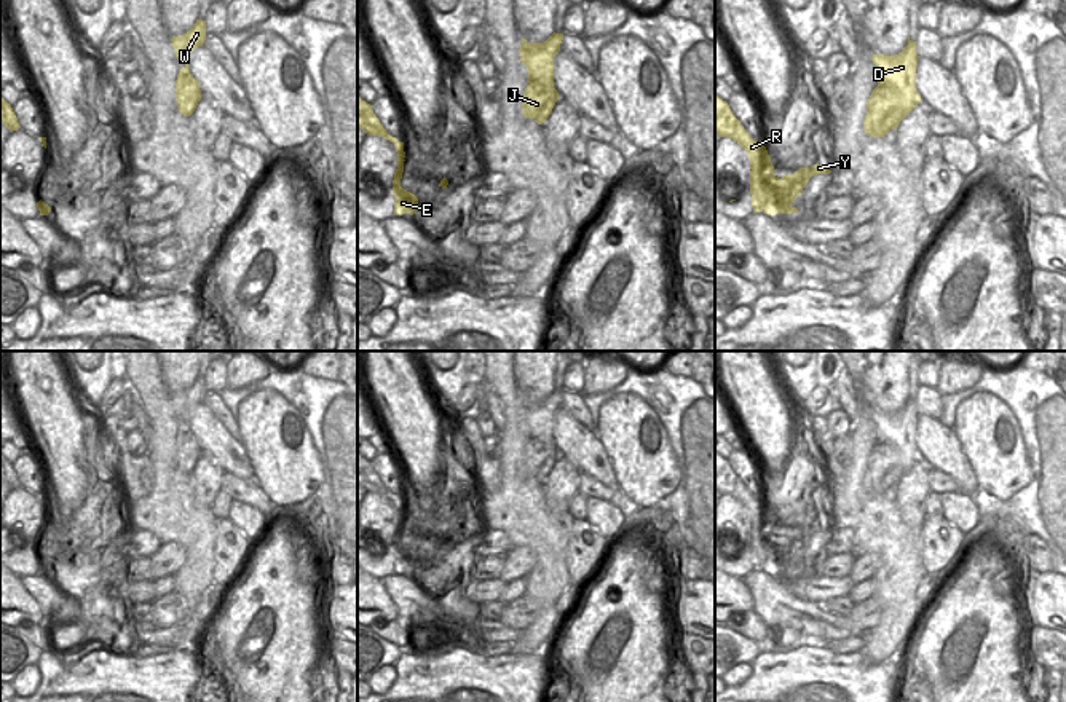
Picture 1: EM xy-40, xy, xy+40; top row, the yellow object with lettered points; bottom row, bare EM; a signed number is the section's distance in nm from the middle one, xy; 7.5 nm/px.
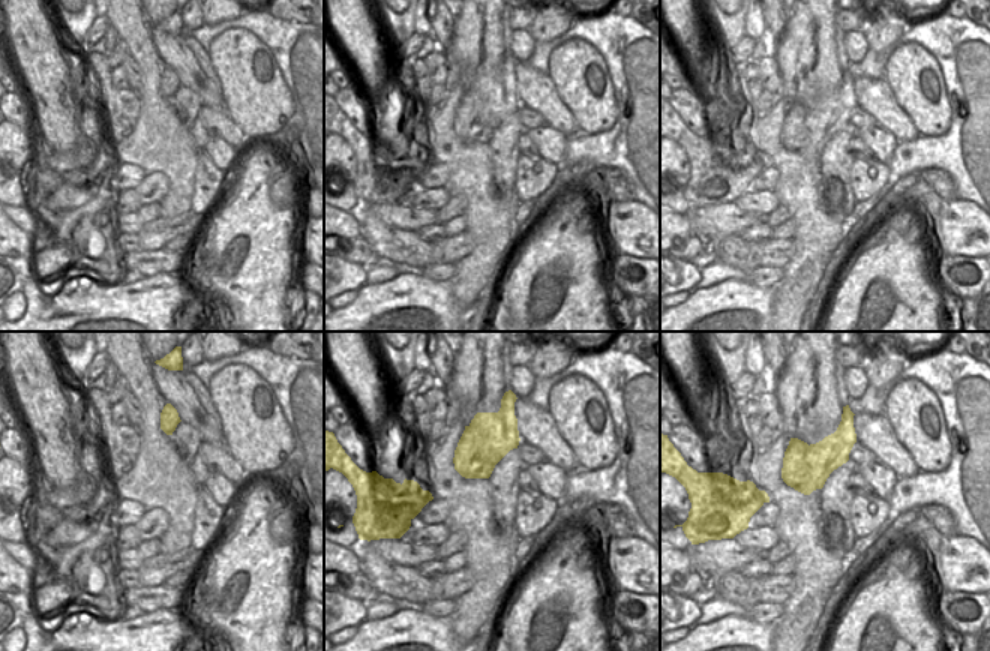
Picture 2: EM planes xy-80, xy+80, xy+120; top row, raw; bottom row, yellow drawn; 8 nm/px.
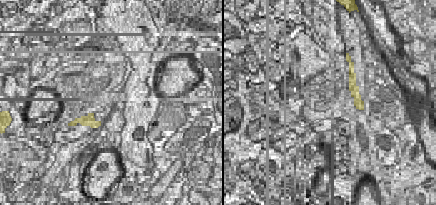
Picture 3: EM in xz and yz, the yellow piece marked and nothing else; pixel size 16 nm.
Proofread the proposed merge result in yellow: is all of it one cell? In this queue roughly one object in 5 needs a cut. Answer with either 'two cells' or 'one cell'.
two cells

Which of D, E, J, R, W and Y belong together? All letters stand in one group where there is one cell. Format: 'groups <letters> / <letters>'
groups D W / E J R Y

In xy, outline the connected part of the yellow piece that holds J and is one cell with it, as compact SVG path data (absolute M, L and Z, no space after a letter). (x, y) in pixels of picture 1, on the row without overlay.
M528 442L522 453L522 472L543 482L549 475L557 458L559 450L554 444Z

